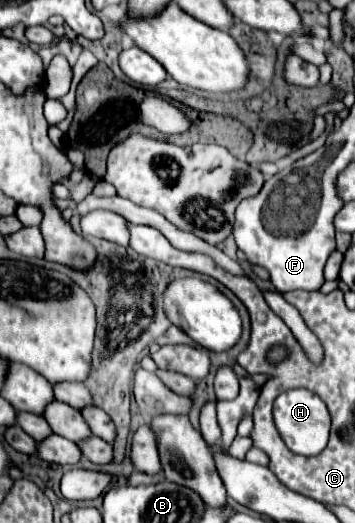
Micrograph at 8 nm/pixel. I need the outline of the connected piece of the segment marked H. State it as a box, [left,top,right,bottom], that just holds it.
[273,389,329,455]

